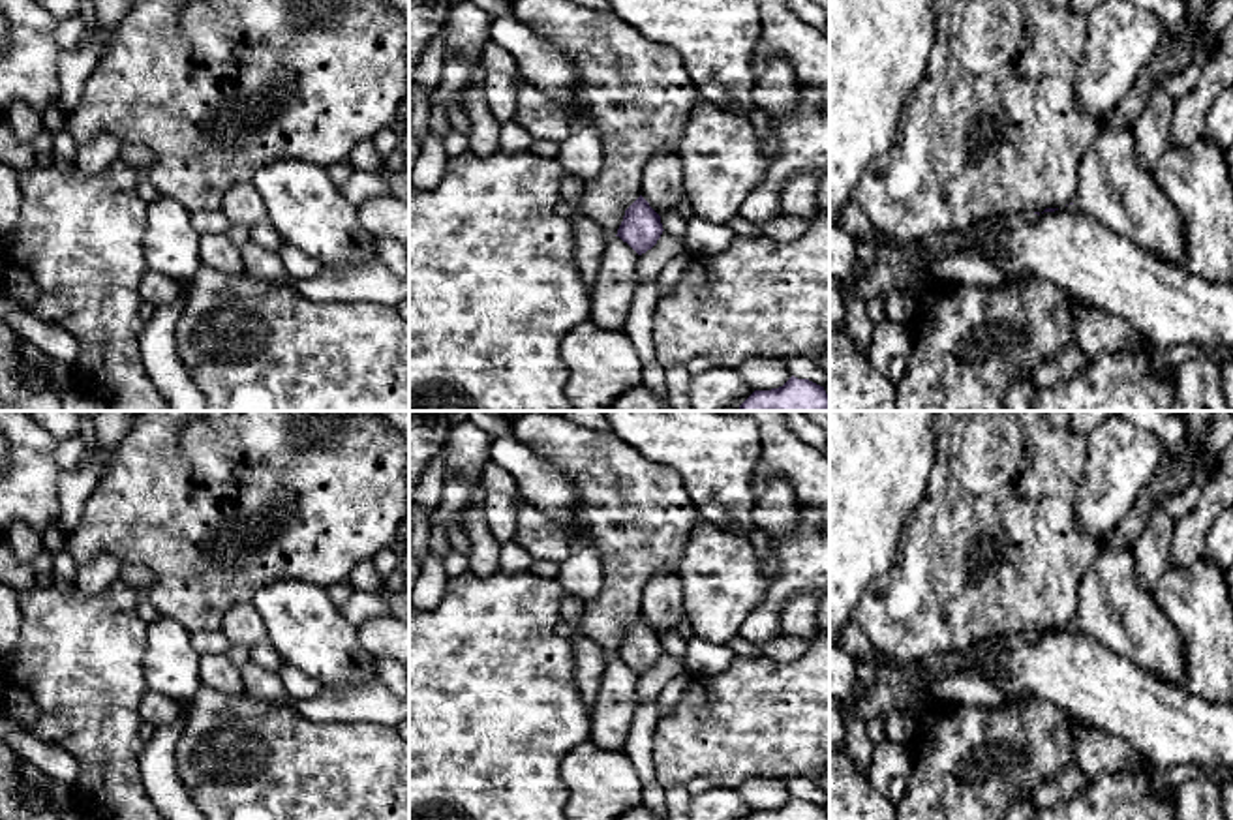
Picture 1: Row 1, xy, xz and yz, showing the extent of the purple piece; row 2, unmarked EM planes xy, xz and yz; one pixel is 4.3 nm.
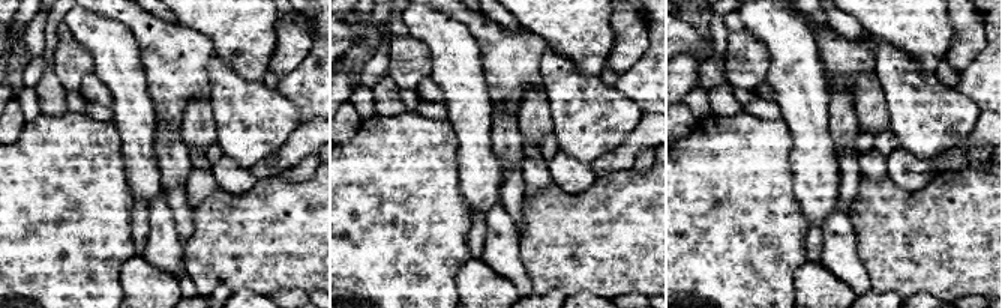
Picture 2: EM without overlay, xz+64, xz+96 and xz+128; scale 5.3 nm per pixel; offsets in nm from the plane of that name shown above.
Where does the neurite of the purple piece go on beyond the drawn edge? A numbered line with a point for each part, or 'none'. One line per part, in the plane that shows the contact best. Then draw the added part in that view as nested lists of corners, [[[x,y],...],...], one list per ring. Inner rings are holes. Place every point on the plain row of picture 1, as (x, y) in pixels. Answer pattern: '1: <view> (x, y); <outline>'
1: yz (896, 685); [[[1019,632],[1008,636],[998,647],[995,642],[980,642],[965,651],[953,651],[927,659],[920,668],[884,668],[878,670],[878,683],[865,685],[863,694],[856,702],[843,702],[843,715],[854,713],[865,722],[871,719],[886,719],[893,711],[901,711],[912,694],[927,692],[933,683],[948,674],[963,674],[968,677],[985,677],[987,661],[1000,649],[1030,644],[1038,638],[1034,632]]]

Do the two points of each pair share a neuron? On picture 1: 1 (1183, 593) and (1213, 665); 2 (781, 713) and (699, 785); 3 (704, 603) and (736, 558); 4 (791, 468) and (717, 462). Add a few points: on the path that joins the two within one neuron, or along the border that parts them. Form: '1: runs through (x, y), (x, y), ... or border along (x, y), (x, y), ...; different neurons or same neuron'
1: runs through (1200, 610), (1213, 633), (1213, 648); same neuron
2: border along (685, 783), (697, 777), (710, 777), (717, 785); different neurons
3: runs through (715, 592), (721, 586), (721, 573), (725, 569); same neuron
4: border along (759, 430), (755, 492); different neurons

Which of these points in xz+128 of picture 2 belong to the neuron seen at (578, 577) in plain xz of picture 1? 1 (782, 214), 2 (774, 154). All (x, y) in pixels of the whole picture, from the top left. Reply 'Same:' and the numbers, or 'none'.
Same: none

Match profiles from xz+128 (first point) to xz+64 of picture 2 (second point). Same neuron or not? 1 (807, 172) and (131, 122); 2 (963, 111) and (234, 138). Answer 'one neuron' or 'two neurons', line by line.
1: one neuron
2: one neuron

